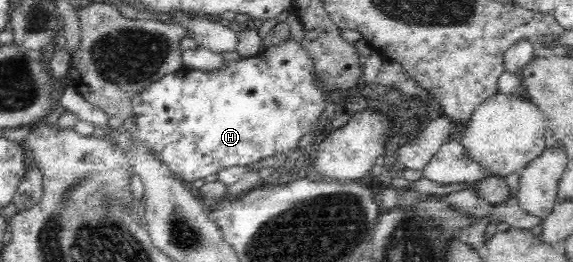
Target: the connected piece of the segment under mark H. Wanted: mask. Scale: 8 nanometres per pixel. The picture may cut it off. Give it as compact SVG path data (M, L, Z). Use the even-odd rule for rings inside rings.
M287 38L281 45L268 45L264 52L265 55L254 55L251 59L224 63L216 72L183 67L153 82L132 99L135 126L131 136L186 182L203 181L229 167L246 167L277 152L288 156L289 151L297 147L299 137L315 129L317 119L325 109L325 101L313 85L312 58L297 41Z

